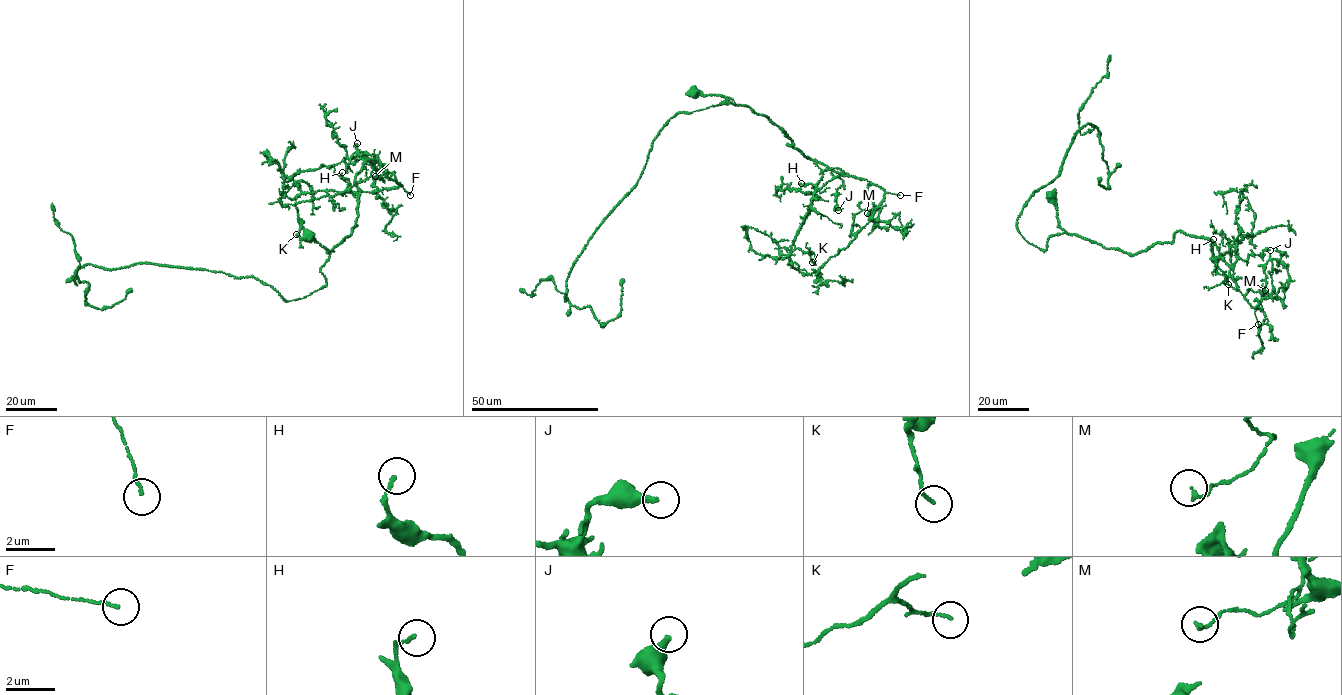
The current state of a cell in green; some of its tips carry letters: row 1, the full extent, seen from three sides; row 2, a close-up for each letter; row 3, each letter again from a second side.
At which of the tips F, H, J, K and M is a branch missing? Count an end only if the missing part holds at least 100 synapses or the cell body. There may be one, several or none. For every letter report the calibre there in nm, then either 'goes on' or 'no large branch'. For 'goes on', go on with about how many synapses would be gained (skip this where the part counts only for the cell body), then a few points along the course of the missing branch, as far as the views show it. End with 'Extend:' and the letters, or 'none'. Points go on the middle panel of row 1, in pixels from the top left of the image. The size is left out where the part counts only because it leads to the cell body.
F: 90 nm | no large branch
H: 130 nm | no large branch
J: 320 nm | no large branch
K: 120 nm | no large branch
M: 160 nm | no large branch
Extend: none

